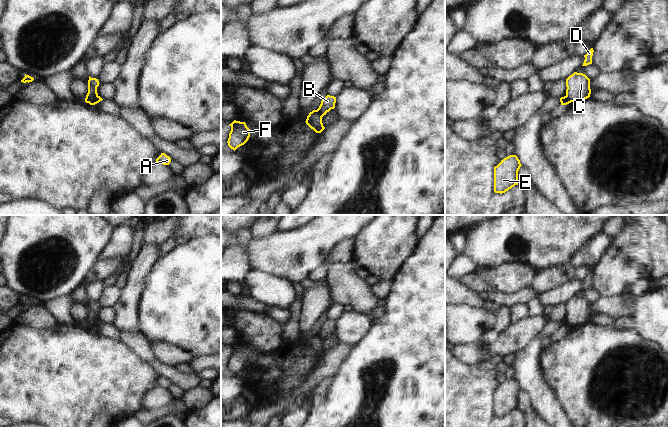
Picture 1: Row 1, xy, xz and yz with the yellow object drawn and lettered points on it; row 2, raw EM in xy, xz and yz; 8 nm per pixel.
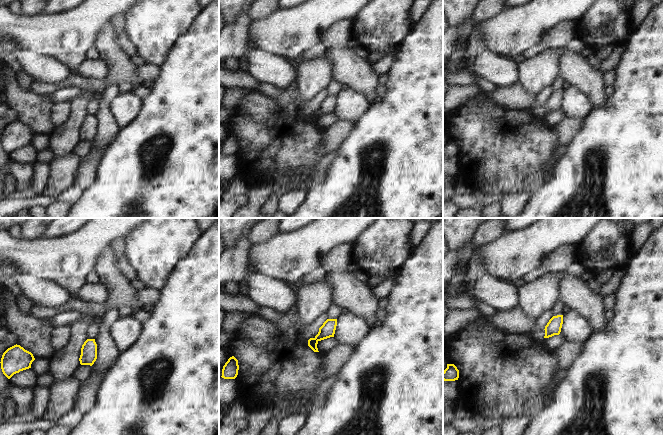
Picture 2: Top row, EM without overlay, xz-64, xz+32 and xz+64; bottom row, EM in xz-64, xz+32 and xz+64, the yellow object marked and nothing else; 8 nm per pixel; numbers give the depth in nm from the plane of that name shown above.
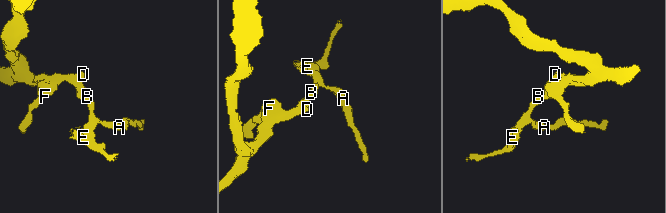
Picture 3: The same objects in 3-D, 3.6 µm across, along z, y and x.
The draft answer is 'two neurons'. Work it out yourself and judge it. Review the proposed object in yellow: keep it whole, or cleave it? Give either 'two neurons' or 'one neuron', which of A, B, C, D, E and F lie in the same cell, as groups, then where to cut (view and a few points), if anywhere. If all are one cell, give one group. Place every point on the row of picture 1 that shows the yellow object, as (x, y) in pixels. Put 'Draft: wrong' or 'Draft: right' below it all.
two neurons | A B E / C D F | xz (316, 110), (322, 116)
Draft: right

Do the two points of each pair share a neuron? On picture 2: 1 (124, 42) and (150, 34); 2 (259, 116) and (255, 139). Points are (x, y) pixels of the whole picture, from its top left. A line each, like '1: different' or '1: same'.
1: different
2: different

